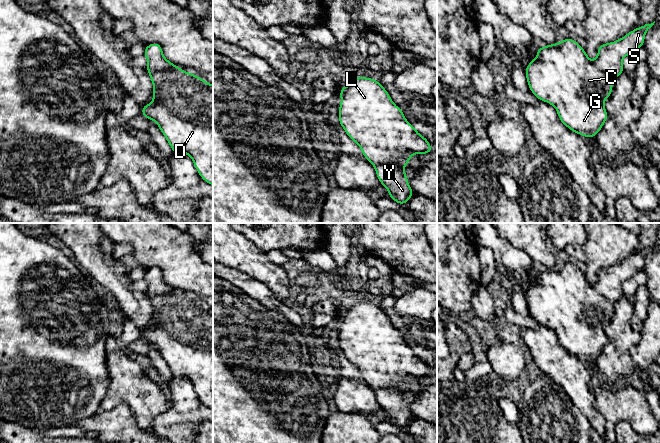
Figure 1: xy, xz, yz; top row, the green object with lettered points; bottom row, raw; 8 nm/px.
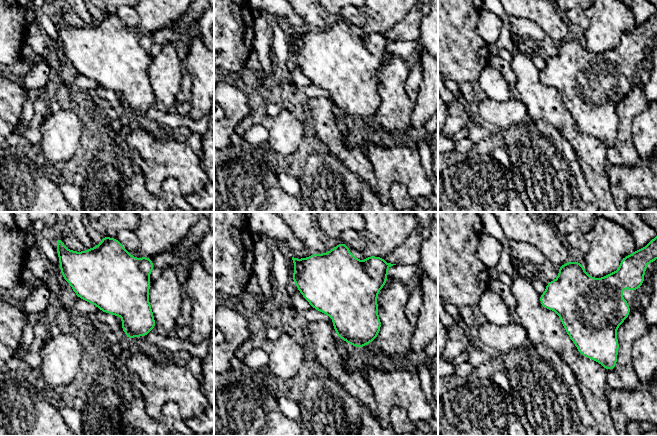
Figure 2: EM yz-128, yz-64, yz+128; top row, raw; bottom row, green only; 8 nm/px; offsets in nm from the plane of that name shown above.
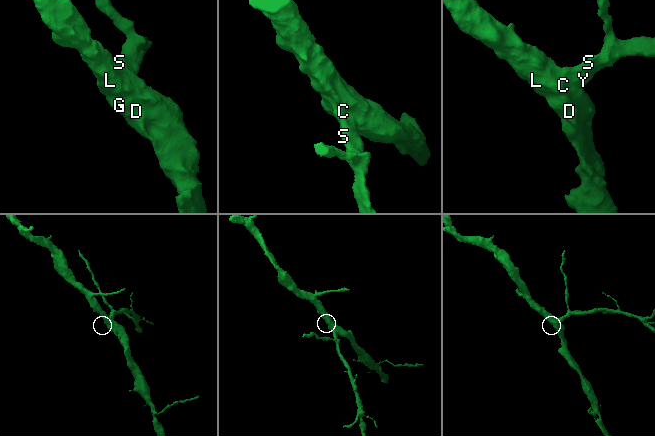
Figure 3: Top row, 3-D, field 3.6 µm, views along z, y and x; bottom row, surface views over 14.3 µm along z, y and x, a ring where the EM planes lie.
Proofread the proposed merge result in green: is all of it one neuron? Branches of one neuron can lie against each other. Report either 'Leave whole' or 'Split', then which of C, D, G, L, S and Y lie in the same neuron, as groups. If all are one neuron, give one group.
Leave whole. Groups: C D G L S Y

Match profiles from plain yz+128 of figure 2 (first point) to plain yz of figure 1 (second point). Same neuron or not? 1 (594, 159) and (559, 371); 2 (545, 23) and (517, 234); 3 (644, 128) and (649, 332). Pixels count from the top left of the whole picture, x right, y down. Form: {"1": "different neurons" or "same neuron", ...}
{"1": "same neuron", "2": "same neuron", "3": "same neuron"}

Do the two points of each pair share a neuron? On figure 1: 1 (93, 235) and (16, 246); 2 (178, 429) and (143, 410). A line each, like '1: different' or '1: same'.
1: different
2: different

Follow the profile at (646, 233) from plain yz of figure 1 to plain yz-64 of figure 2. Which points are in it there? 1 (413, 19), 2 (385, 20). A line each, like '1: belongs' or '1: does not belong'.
1: belongs
2: does not belong

